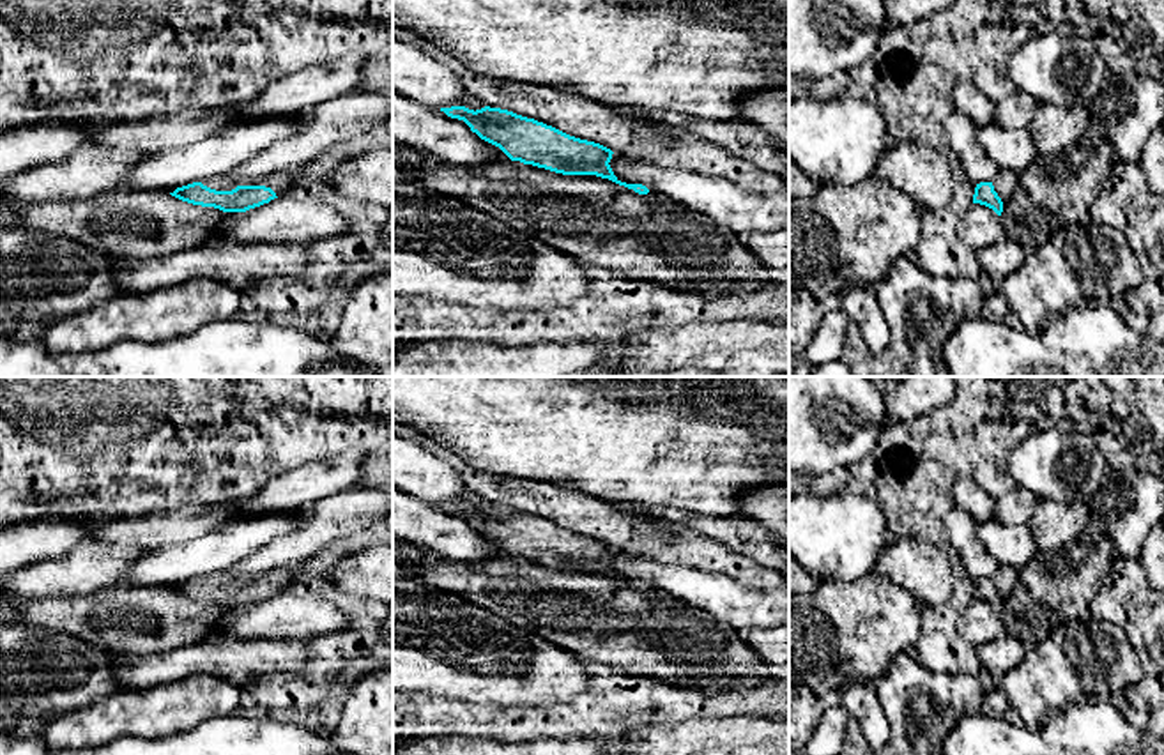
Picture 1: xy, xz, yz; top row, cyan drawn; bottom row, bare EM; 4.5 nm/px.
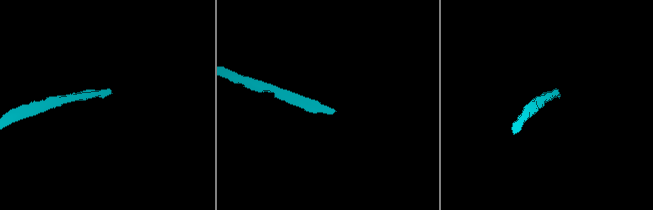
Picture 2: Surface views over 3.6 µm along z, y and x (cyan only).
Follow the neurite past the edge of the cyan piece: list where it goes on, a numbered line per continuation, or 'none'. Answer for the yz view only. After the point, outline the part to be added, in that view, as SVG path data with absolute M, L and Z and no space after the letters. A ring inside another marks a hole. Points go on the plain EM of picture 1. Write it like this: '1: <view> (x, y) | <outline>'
1: yz (1005, 579) | M999 566L992 576L994 587L1001 594L1003 601L1010 598L1017 587L1019 571L1012 566Z

